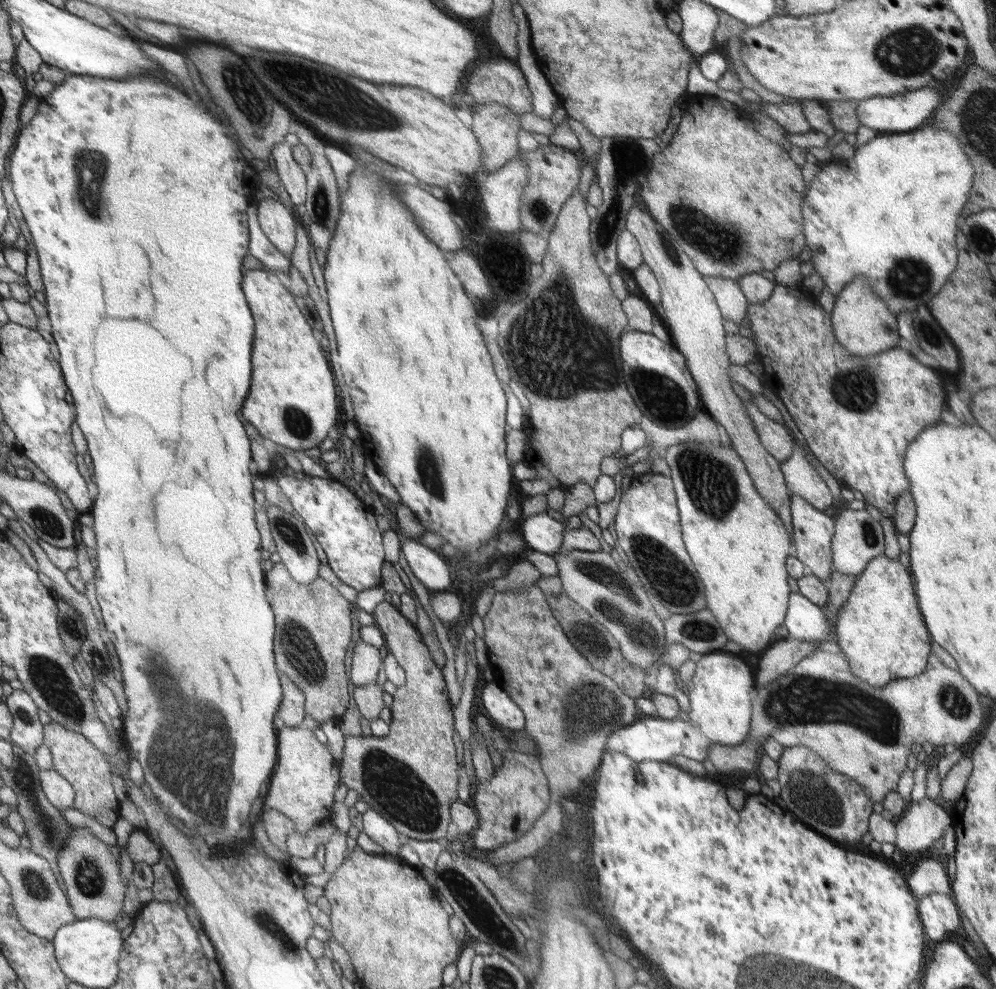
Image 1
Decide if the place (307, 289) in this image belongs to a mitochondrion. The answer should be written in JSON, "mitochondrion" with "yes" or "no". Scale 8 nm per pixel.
{"mitochondrion":"no"}

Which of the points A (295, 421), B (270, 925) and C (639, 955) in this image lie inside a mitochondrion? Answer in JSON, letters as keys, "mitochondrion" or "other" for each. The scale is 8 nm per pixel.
{"A":"mitochondrion","B":"mitochondrion","C":"other"}

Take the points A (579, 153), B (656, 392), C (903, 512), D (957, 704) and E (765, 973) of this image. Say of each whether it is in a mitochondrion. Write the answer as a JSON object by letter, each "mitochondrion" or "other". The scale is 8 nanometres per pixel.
{"A":"other","B":"mitochondrion","C":"other","D":"mitochondrion","E":"mitochondrion"}

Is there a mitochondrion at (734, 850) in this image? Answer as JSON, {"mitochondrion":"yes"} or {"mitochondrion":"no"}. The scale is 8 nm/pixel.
{"mitochondrion":"no"}

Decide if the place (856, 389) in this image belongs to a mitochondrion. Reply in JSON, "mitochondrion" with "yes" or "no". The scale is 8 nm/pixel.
{"mitochondrion":"yes"}

